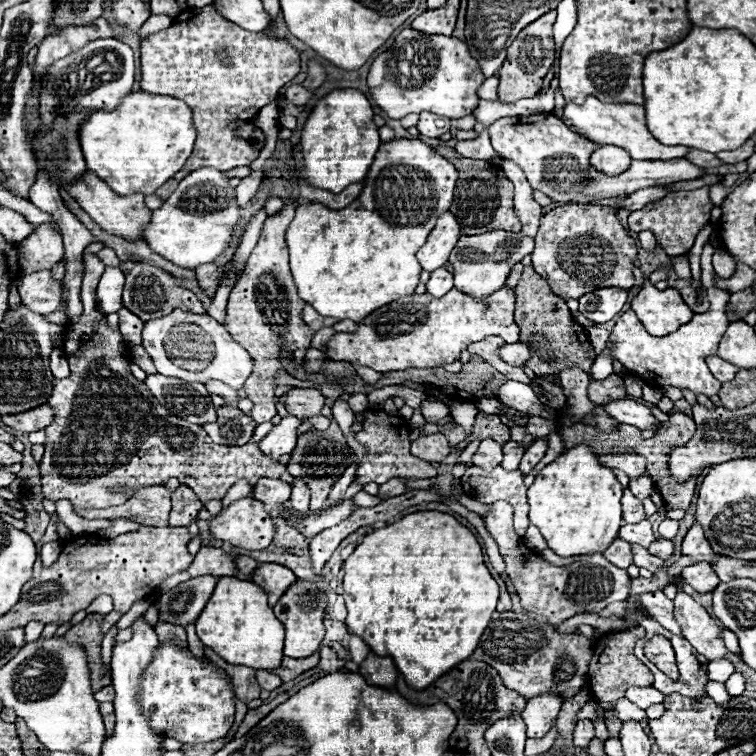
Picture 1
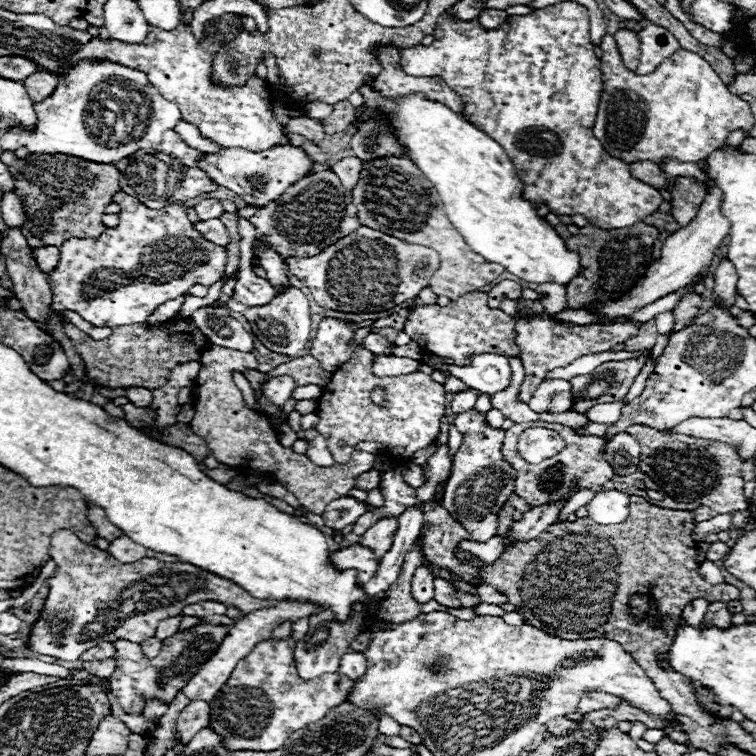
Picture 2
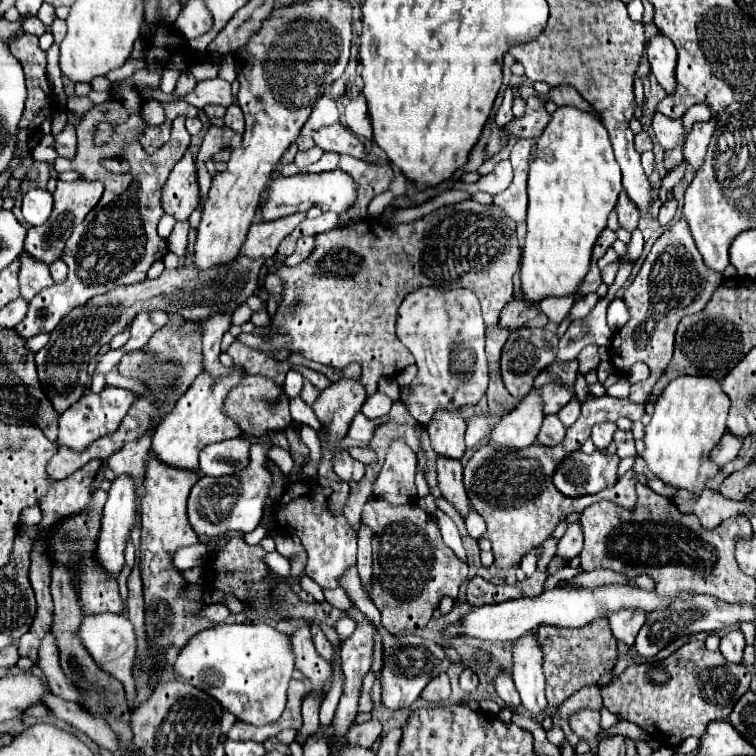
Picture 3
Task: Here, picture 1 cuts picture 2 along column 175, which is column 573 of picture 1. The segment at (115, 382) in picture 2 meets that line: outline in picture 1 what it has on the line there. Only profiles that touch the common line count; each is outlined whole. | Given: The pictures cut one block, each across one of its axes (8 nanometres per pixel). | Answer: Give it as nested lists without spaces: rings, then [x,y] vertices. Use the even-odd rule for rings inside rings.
[[[524,266],[522,276],[516,290],[516,310],[514,320],[520,326],[520,342],[530,348],[530,358],[524,366],[532,368],[536,376],[558,376],[564,368],[582,368],[590,374],[596,352],[588,342],[586,330],[572,318],[566,302],[556,298],[552,290],[548,290],[548,282],[544,282],[532,266]]]

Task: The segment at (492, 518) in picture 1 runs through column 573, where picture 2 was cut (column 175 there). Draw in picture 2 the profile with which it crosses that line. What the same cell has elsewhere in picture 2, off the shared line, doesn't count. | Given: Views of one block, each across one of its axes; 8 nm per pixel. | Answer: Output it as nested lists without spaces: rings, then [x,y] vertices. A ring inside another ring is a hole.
[[[58,530],[52,536],[50,542],[50,558],[56,562],[56,574],[48,580],[48,596],[44,600],[44,608],[40,612],[40,618],[30,628],[30,634],[26,638],[26,648],[34,654],[54,656],[60,660],[78,660],[82,652],[88,648],[100,644],[100,642],[116,642],[116,640],[130,640],[130,642],[144,642],[146,638],[152,638],[158,622],[170,616],[180,616],[182,608],[188,604],[196,604],[202,600],[216,600],[224,602],[226,606],[236,606],[244,614],[250,614],[254,610],[272,608],[276,606],[274,600],[260,600],[250,596],[246,590],[242,590],[232,580],[220,578],[216,574],[204,572],[202,568],[196,568],[186,562],[160,562],[156,558],[150,558],[150,562],[134,562],[134,564],[122,564],[116,562],[106,550],[100,550],[92,544],[84,544],[76,534],[70,530]]]

